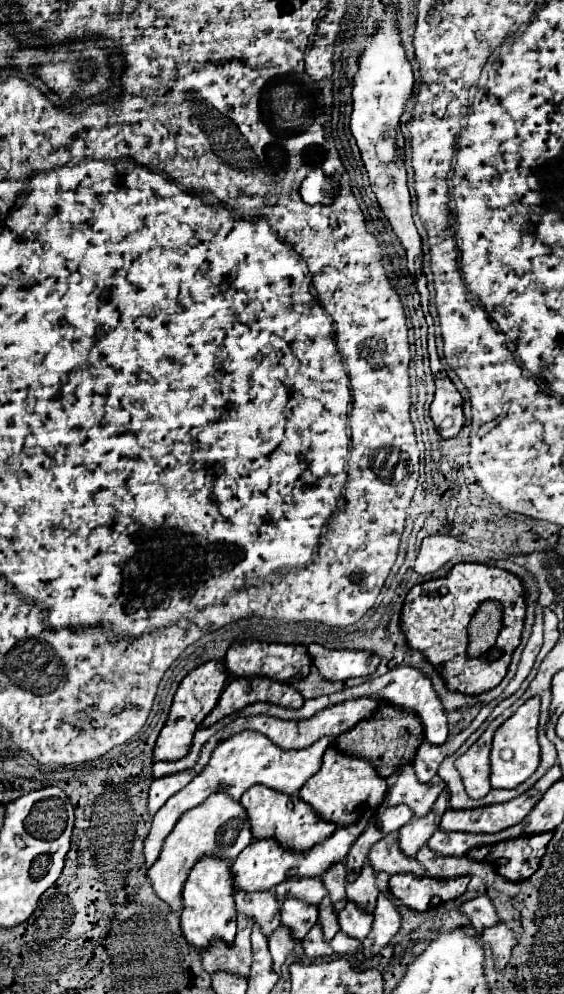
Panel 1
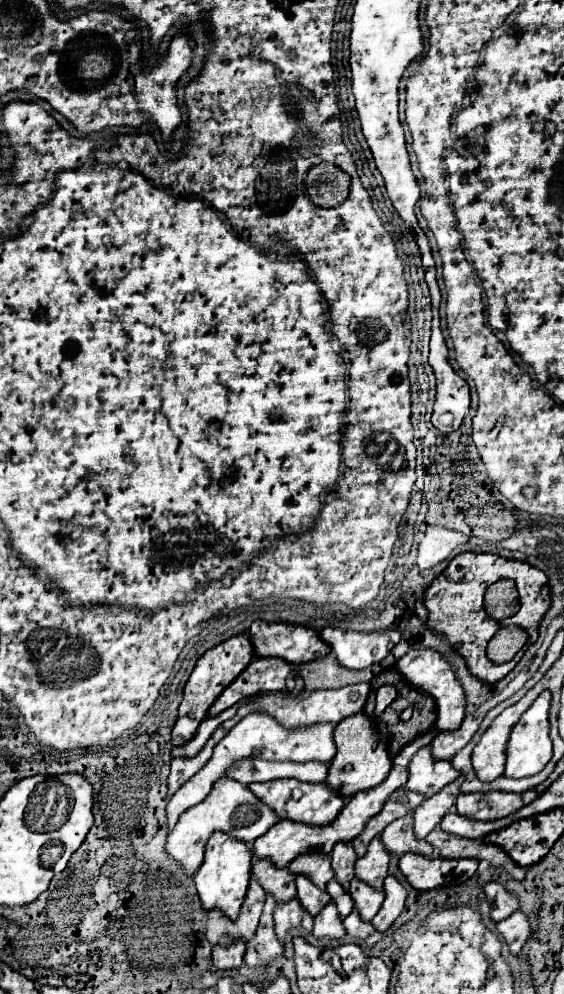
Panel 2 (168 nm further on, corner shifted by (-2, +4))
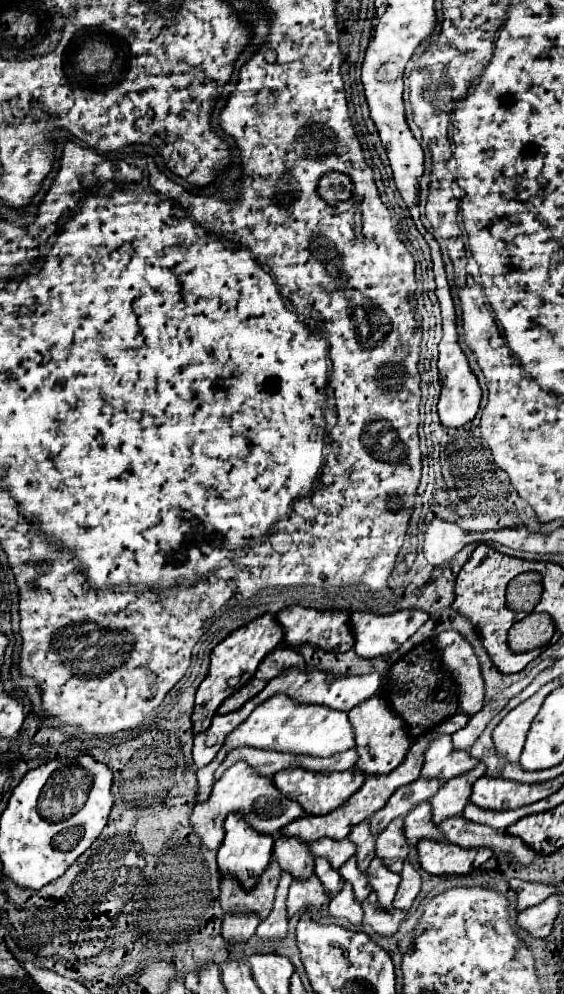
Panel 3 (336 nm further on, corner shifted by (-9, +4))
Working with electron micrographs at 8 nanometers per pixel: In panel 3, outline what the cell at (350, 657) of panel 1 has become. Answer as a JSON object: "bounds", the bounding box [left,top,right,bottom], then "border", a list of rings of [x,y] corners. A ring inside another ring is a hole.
{"bounds":[350,610,428,658],"border":[[[400,610],[394,614],[368,614],[368,612],[354,612],[350,616],[350,628],[354,636],[354,652],[362,658],[378,658],[392,654],[398,650],[424,622],[428,620],[428,614],[422,610]]]}

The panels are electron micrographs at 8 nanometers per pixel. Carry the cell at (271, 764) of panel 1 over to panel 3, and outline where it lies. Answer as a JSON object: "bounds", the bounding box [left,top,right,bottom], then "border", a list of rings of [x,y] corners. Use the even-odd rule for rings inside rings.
{"bounds":[196,694,354,802],"border":[[[276,694],[270,700],[266,700],[262,706],[256,706],[252,716],[248,716],[234,732],[226,736],[224,746],[220,748],[218,756],[210,762],[210,766],[204,766],[196,772],[198,778],[198,792],[196,802],[208,800],[214,784],[214,770],[222,764],[226,754],[234,748],[250,746],[250,748],[262,748],[262,750],[276,750],[276,752],[292,752],[292,754],[306,754],[306,756],[318,756],[328,758],[340,752],[346,752],[354,748],[354,732],[348,722],[346,712],[338,712],[326,706],[308,706],[308,704],[296,704],[284,694]]]}

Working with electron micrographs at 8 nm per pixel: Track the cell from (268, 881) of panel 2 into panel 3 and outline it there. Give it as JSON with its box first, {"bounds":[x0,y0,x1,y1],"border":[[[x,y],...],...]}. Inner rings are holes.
{"bounds":[272,836,314,880],"border":[[[274,836],[272,858],[294,880],[308,880],[314,874],[314,856],[310,856],[308,846],[300,844],[300,840]]]}

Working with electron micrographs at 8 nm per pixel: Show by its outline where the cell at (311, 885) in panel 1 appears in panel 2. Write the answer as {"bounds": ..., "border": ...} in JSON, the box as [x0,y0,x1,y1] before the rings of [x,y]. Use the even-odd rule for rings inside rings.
{"bounds":[289,852,335,888],"border":[[[307,852],[289,864],[293,872],[305,872],[319,888],[325,888],[327,882],[335,876],[331,868],[331,856],[319,856],[319,852]]]}

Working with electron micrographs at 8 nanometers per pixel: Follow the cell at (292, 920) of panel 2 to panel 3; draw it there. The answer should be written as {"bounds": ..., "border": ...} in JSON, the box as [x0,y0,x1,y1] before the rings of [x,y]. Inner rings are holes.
{"bounds":[286,876,326,918],"border":[[[310,876],[310,880],[294,880],[286,900],[288,918],[292,918],[294,914],[306,908],[320,908],[324,902],[326,902],[326,894],[322,884],[318,884],[316,876]]]}

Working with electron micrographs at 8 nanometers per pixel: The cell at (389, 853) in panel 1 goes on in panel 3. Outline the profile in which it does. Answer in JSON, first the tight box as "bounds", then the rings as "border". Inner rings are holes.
{"bounds":[404,802,442,842],"border":[[[430,802],[418,804],[418,808],[414,808],[404,818],[404,834],[408,842],[420,842],[420,840],[442,842],[442,834],[438,832],[430,816]]]}

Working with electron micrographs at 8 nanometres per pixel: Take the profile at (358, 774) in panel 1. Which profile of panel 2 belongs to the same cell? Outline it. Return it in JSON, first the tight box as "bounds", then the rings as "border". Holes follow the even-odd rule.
{"bounds":[325,712,391,798],"border":[[[365,712],[347,716],[335,726],[335,744],[337,744],[337,756],[331,760],[325,784],[335,788],[341,796],[351,798],[361,790],[375,788],[387,778],[391,770],[391,756],[387,752],[387,744],[379,740],[379,732],[375,732],[375,722],[369,716],[365,716]]]}

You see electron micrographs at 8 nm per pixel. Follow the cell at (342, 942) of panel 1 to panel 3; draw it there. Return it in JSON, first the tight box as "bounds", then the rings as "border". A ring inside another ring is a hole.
{"bounds":[362,892,404,936],"border":[[[374,892],[362,902],[362,910],[364,910],[362,924],[372,926],[376,934],[392,936],[398,930],[398,924],[404,920],[404,912],[394,912],[392,914],[384,908],[378,908],[378,900],[376,900]]]}

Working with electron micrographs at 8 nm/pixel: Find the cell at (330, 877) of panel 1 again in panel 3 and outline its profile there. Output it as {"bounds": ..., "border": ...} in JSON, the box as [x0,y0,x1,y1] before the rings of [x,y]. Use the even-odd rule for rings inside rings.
{"bounds":[348,820,376,870],"border":[[[364,820],[362,824],[354,826],[352,832],[348,834],[348,840],[356,846],[356,864],[358,864],[358,870],[366,870],[370,860],[376,856],[374,852],[374,842],[376,838],[370,834],[370,822]]]}

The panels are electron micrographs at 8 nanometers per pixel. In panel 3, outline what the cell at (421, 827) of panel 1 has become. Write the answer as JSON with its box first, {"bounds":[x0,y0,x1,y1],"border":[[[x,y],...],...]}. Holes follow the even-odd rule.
{"bounds":[430,764,486,824],"border":[[[478,764],[470,772],[454,780],[448,780],[446,784],[440,786],[440,790],[430,800],[434,824],[440,824],[446,818],[454,818],[462,814],[462,808],[468,804],[468,798],[472,792],[472,784],[484,774],[484,770],[486,770],[484,764]]]}

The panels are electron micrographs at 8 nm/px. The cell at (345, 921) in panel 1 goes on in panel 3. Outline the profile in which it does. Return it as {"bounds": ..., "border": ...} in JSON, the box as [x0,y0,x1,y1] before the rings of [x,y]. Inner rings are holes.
{"bounds":[366,858,400,910],"border":[[[374,858],[366,870],[366,876],[368,876],[368,884],[378,894],[380,906],[384,910],[388,910],[392,906],[392,900],[394,900],[398,882],[400,882],[400,874],[386,870],[386,866],[382,866],[382,862],[378,858]]]}

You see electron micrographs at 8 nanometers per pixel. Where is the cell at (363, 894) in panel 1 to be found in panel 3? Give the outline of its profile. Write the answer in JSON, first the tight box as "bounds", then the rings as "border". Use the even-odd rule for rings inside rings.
{"bounds":[376,818,408,872],"border":[[[396,818],[376,838],[376,858],[380,858],[390,872],[400,872],[406,854],[408,854],[408,842],[402,834],[402,818]]]}

